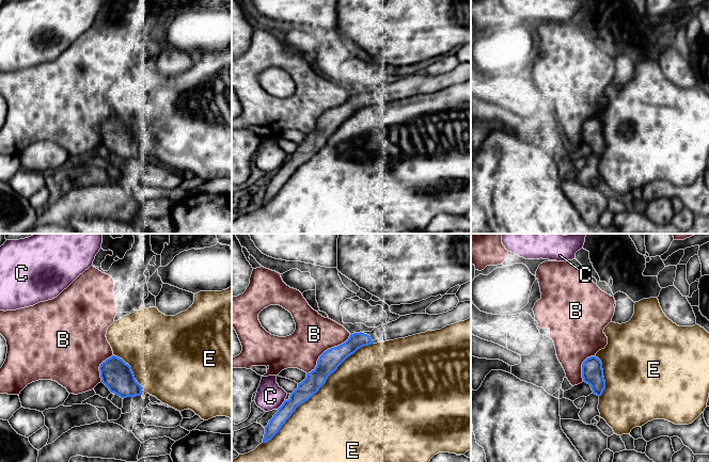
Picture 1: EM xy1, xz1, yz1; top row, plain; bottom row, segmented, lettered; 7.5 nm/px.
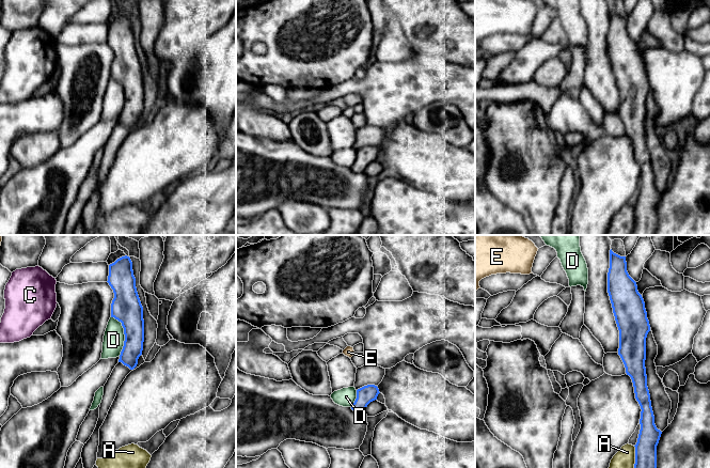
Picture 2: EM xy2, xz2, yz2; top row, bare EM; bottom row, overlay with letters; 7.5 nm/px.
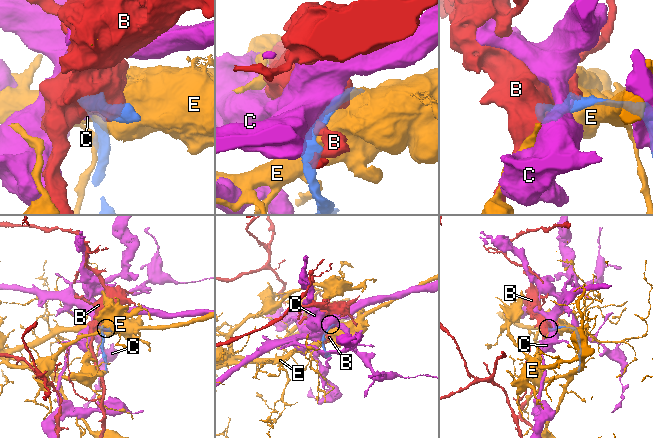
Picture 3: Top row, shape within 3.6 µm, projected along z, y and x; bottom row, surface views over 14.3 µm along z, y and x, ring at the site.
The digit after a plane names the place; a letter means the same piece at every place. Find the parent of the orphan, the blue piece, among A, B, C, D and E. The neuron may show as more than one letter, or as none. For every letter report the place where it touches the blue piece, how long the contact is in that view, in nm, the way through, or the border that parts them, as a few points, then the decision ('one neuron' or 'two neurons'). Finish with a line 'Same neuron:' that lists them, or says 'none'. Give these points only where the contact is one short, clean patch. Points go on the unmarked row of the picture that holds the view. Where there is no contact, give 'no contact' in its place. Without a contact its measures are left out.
A: contact yz2 (635, 220); length 220 nm; two neurons
B: contact xz1 (327, 111); length 440 nm; two neurons
C: contact xz1 (282, 165); length 100 nm; border xz1 (285, 161), (277, 170); two neurons
D: contact xy2 (124, 94); length 300 nm; two neurons
E: contact xz1 (316, 153); length 1100 nm; two neurons
Same neuron: none

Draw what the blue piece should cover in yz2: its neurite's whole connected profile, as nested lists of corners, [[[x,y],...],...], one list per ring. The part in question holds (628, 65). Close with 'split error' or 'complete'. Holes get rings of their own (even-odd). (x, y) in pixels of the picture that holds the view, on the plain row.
[[[610,11],[610,29],[608,33],[608,53],[613,68],[615,81],[619,91],[620,116],[626,134],[632,140],[635,159],[641,167],[641,190],[635,207],[635,224],[630,235],[654,235],[657,230],[657,206],[662,192],[668,187],[672,161],[665,152],[662,140],[657,135],[654,120],[658,106],[654,102],[643,53],[646,49],[662,47],[661,42],[647,30],[643,30],[642,38],[635,43],[627,32],[626,17],[620,17]]]; split error

